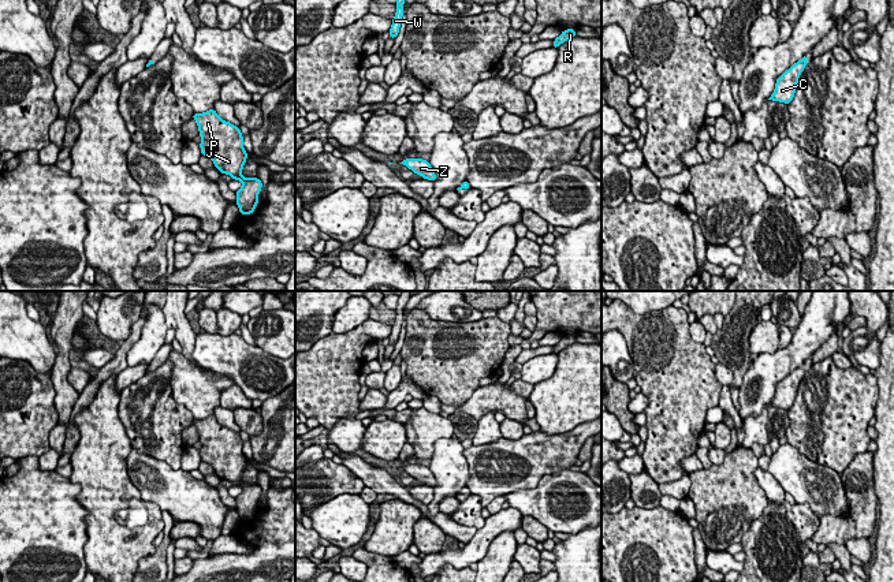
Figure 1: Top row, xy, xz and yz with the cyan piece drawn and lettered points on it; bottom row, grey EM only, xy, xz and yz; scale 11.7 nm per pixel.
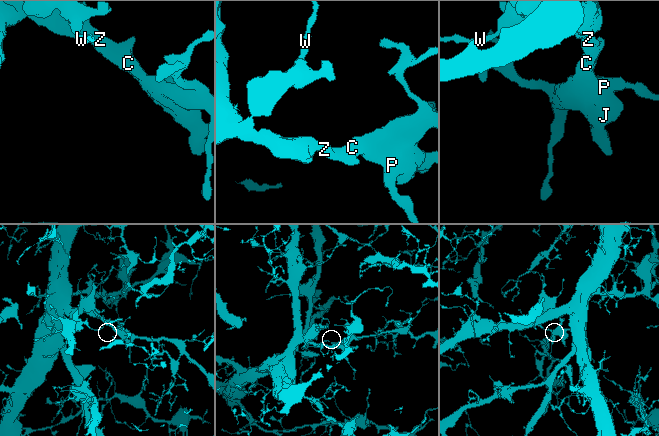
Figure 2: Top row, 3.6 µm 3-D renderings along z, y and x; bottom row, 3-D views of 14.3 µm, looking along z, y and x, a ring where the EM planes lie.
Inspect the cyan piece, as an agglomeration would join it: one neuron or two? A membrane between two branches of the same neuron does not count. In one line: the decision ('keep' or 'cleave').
keep

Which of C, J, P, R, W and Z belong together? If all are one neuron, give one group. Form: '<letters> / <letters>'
C J P R W Z

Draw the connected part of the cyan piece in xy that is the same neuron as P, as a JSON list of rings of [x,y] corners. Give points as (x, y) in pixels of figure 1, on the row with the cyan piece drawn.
[[[215,109],[193,113],[200,137],[201,154],[211,158],[220,174],[241,180],[242,187],[235,191],[241,214],[250,214],[258,204],[262,182],[258,178],[243,178],[242,168],[247,153],[243,149],[243,137],[239,127],[223,120]]]

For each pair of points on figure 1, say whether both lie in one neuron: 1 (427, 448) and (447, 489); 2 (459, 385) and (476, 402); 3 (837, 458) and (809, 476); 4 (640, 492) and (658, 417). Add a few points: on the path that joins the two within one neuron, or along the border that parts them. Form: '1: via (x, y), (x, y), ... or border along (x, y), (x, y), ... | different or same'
1: border along (450, 437), (440, 437), (435, 443), (429, 459) | different
2: border along (480, 385), (464, 403) | different
3: border along (797, 448), (809, 459), (830, 466), (840, 474) | different
4: border along (645, 472), (658, 485) | different

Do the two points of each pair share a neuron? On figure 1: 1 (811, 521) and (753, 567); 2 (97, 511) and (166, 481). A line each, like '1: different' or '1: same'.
1: same
2: different

